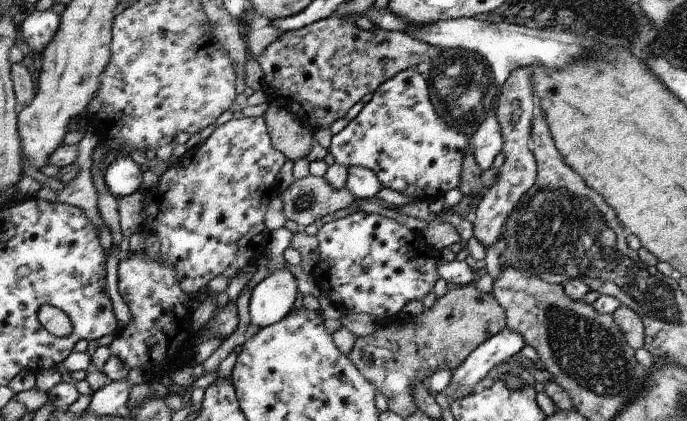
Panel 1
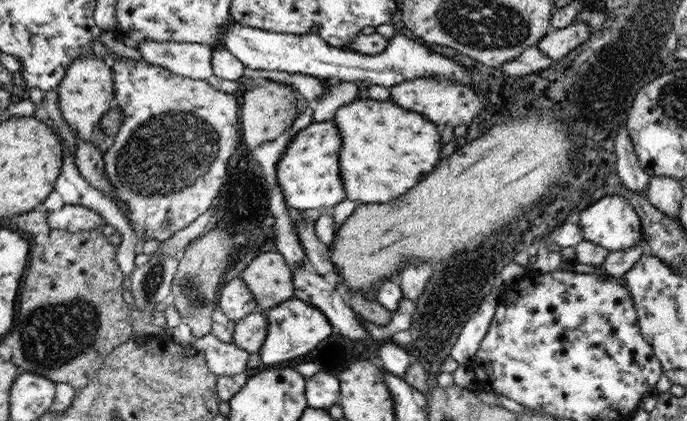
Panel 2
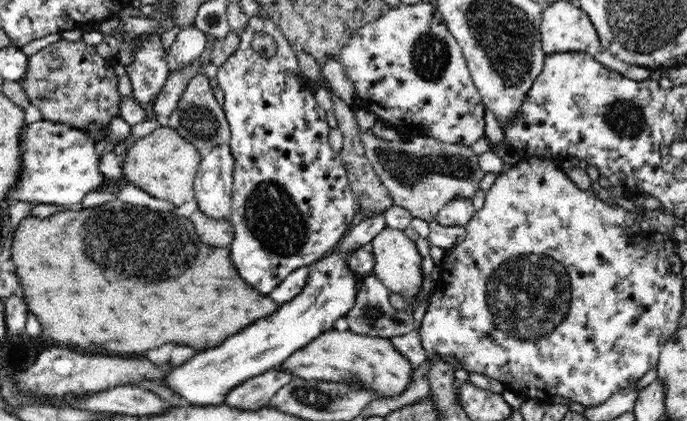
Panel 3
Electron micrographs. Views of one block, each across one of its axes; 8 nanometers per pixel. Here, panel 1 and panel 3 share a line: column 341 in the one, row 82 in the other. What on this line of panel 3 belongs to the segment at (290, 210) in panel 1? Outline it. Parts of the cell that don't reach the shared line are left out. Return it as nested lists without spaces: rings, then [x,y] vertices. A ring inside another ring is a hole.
[[[204,72],[189,80],[172,114],[168,116],[168,127],[176,129],[188,142],[191,142],[203,157],[211,148],[228,143],[231,138],[228,119],[222,105],[214,97],[214,91]]]

